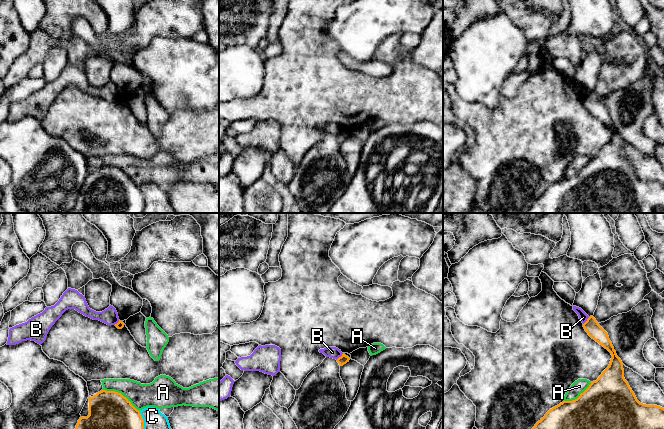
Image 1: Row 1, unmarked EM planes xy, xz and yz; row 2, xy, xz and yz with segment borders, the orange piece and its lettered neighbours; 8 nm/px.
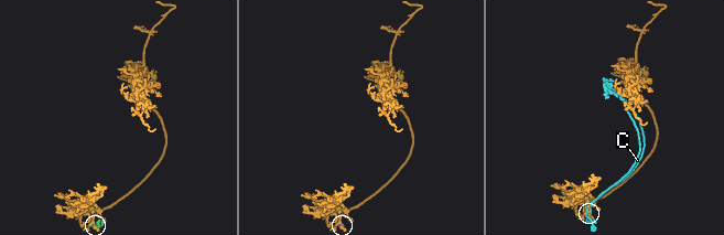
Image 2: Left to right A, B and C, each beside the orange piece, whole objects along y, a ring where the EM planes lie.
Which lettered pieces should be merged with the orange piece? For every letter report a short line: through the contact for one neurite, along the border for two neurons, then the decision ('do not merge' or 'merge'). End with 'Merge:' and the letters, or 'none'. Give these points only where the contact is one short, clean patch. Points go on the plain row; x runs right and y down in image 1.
A: do not merge
B: line xz (343, 129), (336, 135); do not merge
C: do not merge
Merge: none

